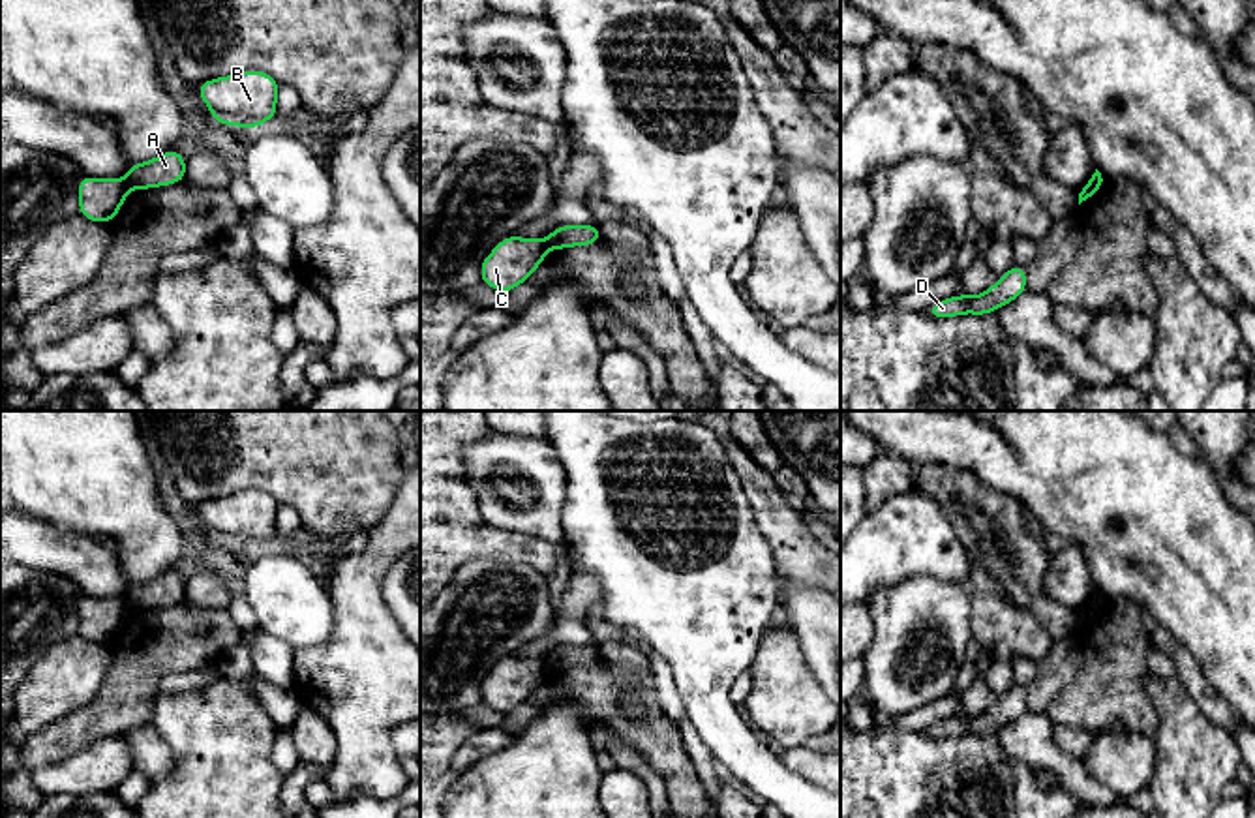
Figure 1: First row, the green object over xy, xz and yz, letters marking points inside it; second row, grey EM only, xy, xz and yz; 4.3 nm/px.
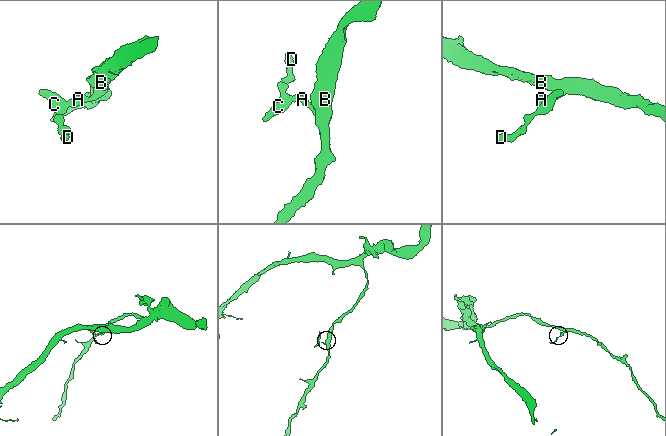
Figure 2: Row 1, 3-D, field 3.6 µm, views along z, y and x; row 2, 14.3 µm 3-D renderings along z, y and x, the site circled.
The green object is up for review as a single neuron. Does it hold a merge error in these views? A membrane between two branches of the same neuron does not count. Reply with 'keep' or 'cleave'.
cleave

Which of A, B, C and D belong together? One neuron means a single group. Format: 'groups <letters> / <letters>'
groups A B / C D

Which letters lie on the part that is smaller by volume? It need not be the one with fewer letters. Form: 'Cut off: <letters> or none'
Cut off: C, D

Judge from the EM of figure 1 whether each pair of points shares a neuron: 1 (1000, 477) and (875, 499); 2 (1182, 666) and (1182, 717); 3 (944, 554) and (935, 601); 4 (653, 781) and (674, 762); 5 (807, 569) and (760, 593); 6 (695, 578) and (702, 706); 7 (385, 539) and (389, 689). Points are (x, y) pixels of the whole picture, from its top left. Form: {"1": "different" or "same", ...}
{"1": "different", "2": "different", "3": "different", "4": "different", "5": "different", "6": "same", "7": "same"}

